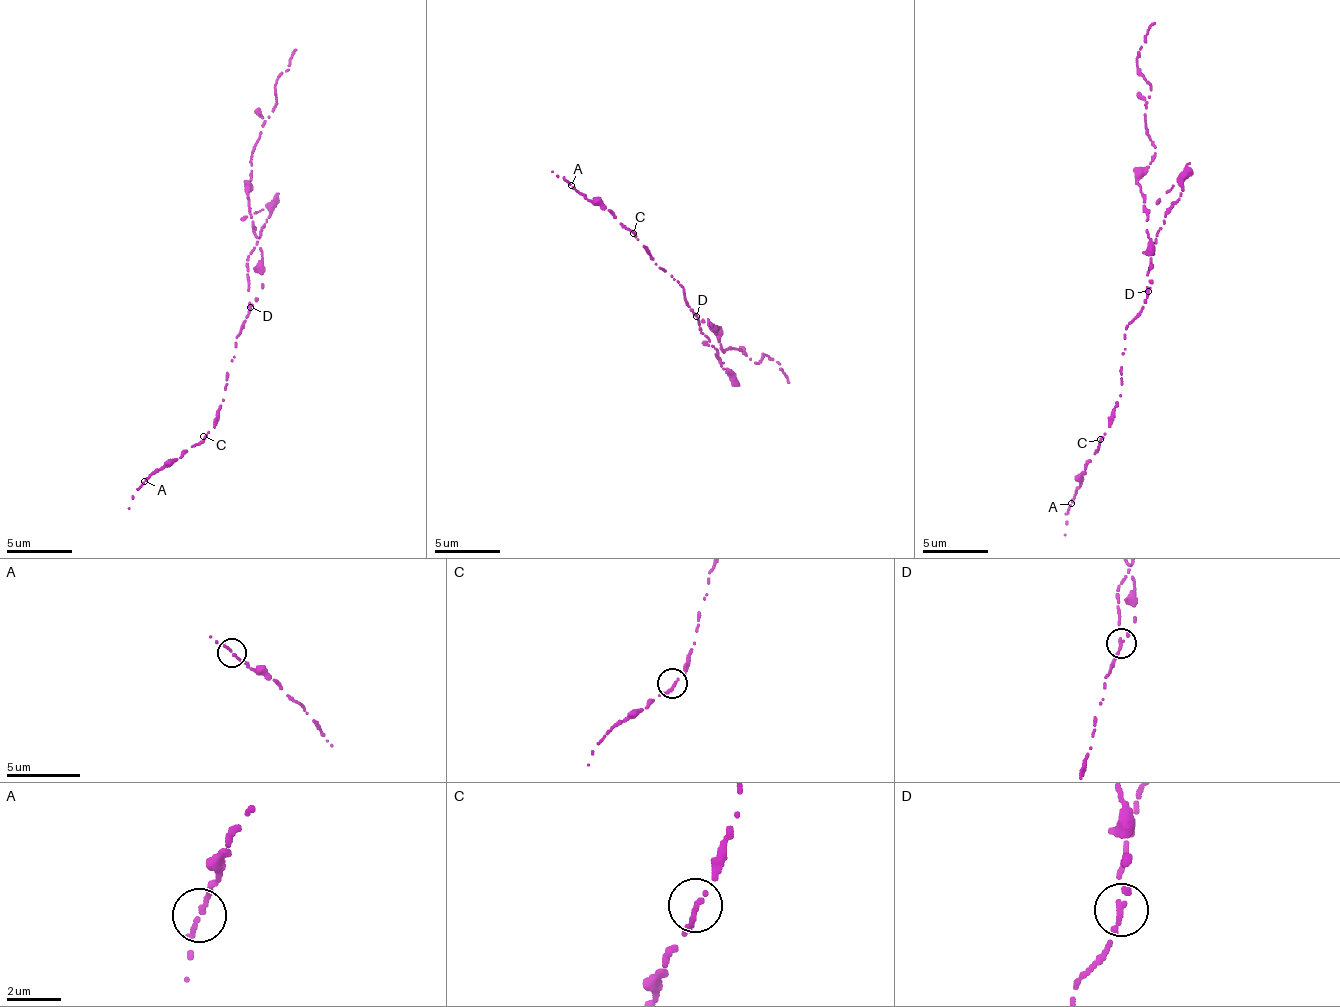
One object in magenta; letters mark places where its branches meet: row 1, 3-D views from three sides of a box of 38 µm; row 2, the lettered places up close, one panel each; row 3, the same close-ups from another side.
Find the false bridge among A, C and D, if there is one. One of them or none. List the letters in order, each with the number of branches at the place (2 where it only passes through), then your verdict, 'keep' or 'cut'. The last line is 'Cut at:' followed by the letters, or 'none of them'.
A: branches 1; keep
C: branches 1; keep
D: branches 1; cut
Cut at: D

